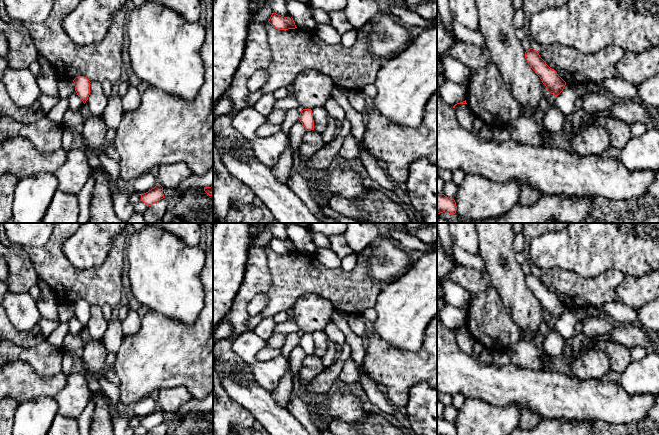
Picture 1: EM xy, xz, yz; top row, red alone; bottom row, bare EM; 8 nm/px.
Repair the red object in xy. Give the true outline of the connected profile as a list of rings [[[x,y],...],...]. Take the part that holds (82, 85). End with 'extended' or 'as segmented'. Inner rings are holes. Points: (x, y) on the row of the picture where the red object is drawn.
[[[78,76],[74,80],[75,91],[85,104],[90,95],[90,81],[84,76]]] | as segmented

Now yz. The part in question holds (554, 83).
[[[530,48],[525,52],[525,58],[531,68],[540,77],[542,83],[546,86],[547,91],[558,96],[564,89],[566,82],[551,69],[546,62],[540,57],[538,51]]] | as segmented

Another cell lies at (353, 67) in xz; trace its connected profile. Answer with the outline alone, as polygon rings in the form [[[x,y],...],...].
[[[266,22],[267,39],[272,52],[272,60],[267,70],[267,79],[261,88],[263,94],[292,85],[297,76],[305,70],[314,69],[328,75],[336,86],[349,91],[359,91],[374,84],[383,60],[377,58],[369,47],[368,31],[359,31],[357,40],[351,46],[327,44],[312,30],[300,28],[278,30]]]

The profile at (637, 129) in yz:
[[[633,123],[630,125],[630,131],[633,137],[638,137],[642,135],[646,130],[646,125],[642,123]]]

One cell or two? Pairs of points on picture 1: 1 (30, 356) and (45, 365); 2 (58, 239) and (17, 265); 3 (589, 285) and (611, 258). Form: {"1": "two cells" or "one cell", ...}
{"1": "one cell", "2": "two cells", "3": "two cells"}

